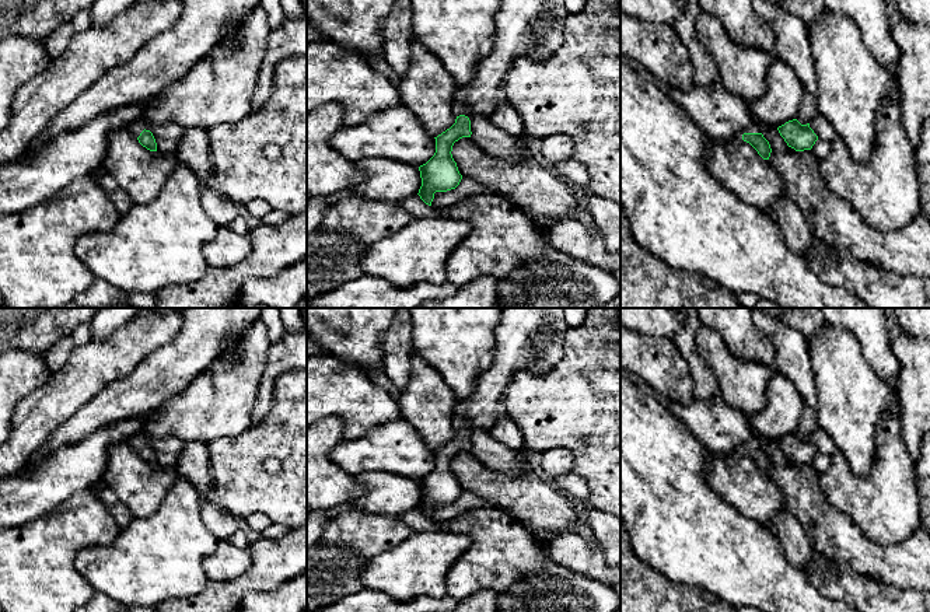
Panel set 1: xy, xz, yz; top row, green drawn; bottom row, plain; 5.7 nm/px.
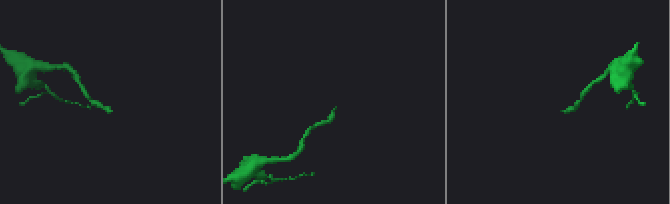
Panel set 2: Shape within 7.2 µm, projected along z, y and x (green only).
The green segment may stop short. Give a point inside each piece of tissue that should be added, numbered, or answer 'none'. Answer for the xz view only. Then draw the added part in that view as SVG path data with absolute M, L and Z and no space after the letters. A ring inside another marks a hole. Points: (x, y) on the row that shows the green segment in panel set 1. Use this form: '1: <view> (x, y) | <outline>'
1: xz (532, 28) | M501 0L494 17L494 49L480 62L473 81L457 90L454 113L489 116L499 102L499 91L513 60L528 56L543 62L555 53L562 43L567 14L564 0Z

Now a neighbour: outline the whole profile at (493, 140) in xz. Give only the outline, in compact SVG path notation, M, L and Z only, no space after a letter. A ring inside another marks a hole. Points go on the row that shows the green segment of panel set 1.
M472 113L471 120L471 139L485 153L506 158L511 162L517 162L522 155L522 150L518 146L518 137L510 136L500 127L494 126L487 116L480 113Z

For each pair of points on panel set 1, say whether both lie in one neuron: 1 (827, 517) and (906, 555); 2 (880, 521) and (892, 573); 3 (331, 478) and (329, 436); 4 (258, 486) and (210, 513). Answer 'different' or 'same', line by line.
1: same
2: different
3: same
4: different

